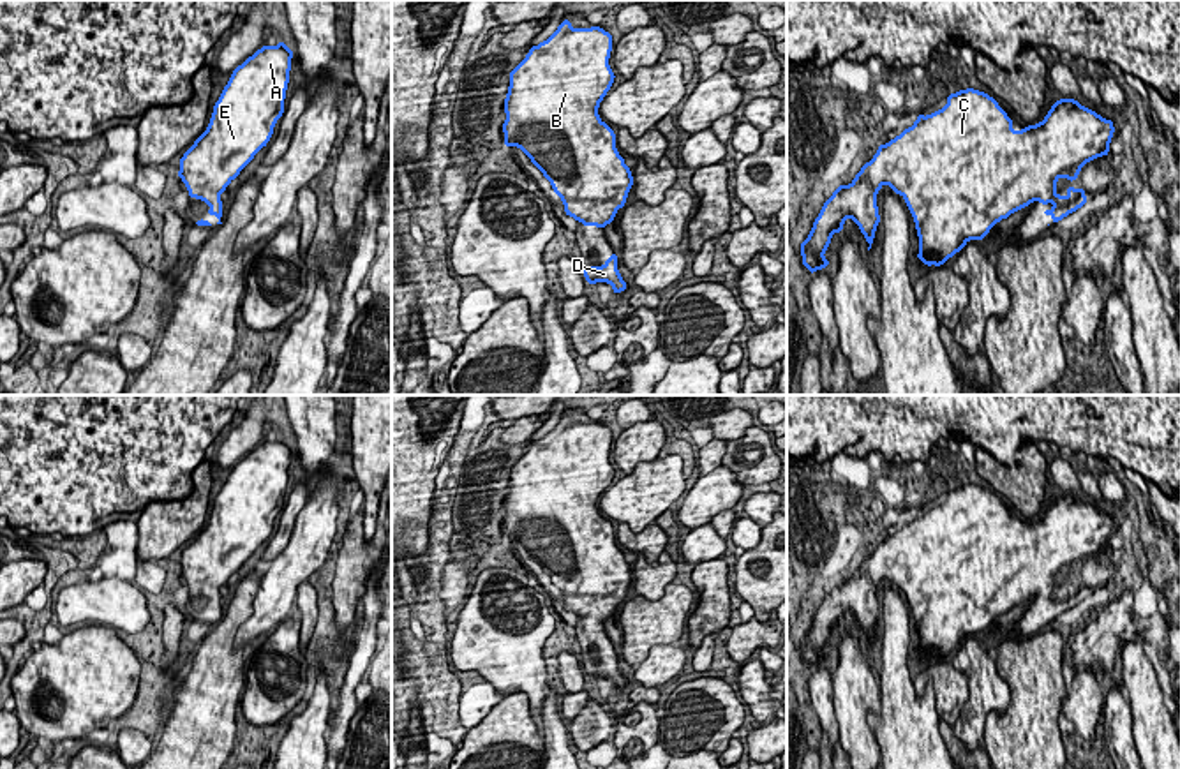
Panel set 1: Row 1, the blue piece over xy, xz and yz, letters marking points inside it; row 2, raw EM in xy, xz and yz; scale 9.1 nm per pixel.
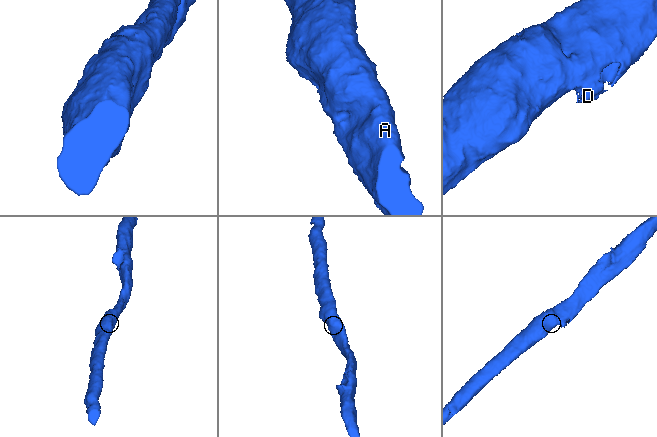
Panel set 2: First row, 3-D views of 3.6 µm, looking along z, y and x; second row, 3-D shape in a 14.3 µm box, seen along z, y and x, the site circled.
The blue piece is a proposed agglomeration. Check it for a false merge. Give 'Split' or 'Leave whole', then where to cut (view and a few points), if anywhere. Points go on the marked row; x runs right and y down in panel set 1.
Leave whole. No split

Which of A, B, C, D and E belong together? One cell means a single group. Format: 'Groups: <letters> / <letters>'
Groups: A B C D E

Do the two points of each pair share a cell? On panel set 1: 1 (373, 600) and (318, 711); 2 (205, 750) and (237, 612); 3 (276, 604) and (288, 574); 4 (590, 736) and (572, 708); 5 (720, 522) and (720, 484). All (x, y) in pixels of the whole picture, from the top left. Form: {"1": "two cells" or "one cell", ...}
{"1": "one cell", "2": "one cell", "3": "one cell", "4": "one cell", "5": "two cells"}

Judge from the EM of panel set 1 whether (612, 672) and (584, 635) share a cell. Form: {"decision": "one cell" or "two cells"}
{"decision": "one cell"}

